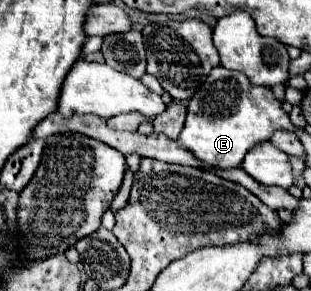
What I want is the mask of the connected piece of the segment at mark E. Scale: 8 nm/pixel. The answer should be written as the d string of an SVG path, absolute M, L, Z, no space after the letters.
M216 67L192 95L188 117L176 143L212 169L236 169L242 165L244 155L268 141L276 129L294 131L294 125L282 111L280 101L272 95L272 89L254 87L242 73Z

